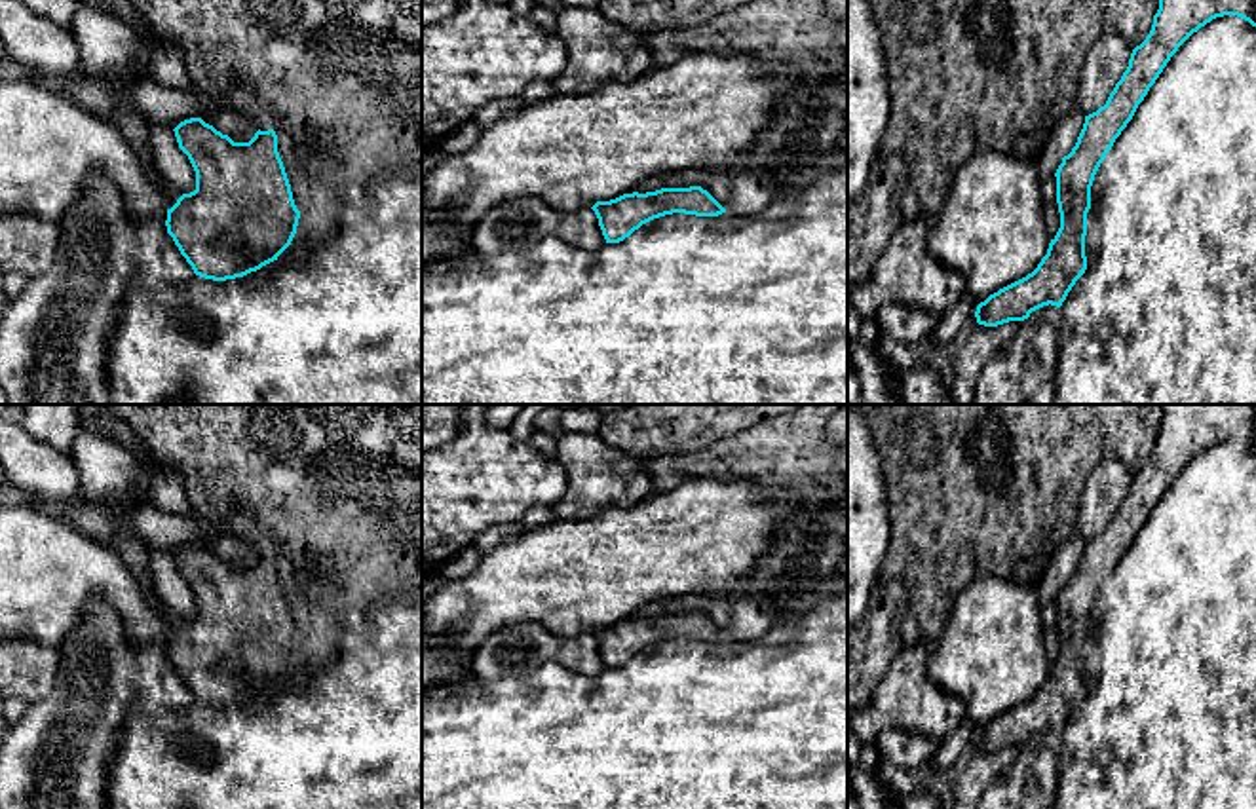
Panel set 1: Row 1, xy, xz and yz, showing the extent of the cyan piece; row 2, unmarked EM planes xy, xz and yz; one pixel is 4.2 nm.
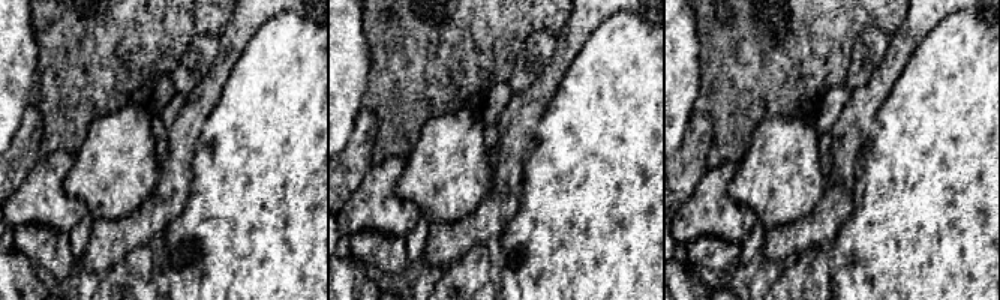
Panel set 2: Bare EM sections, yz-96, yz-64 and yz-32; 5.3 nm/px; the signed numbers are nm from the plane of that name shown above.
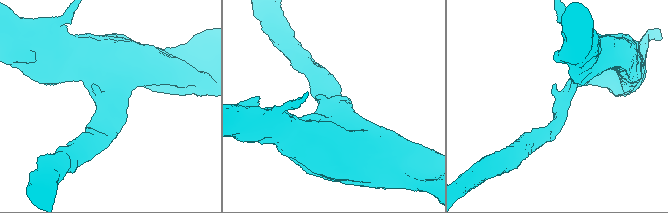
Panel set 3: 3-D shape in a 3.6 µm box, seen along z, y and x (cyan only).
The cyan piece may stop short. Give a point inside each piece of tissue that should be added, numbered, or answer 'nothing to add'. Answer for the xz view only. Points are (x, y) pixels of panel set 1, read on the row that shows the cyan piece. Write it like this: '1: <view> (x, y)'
nothing to add

